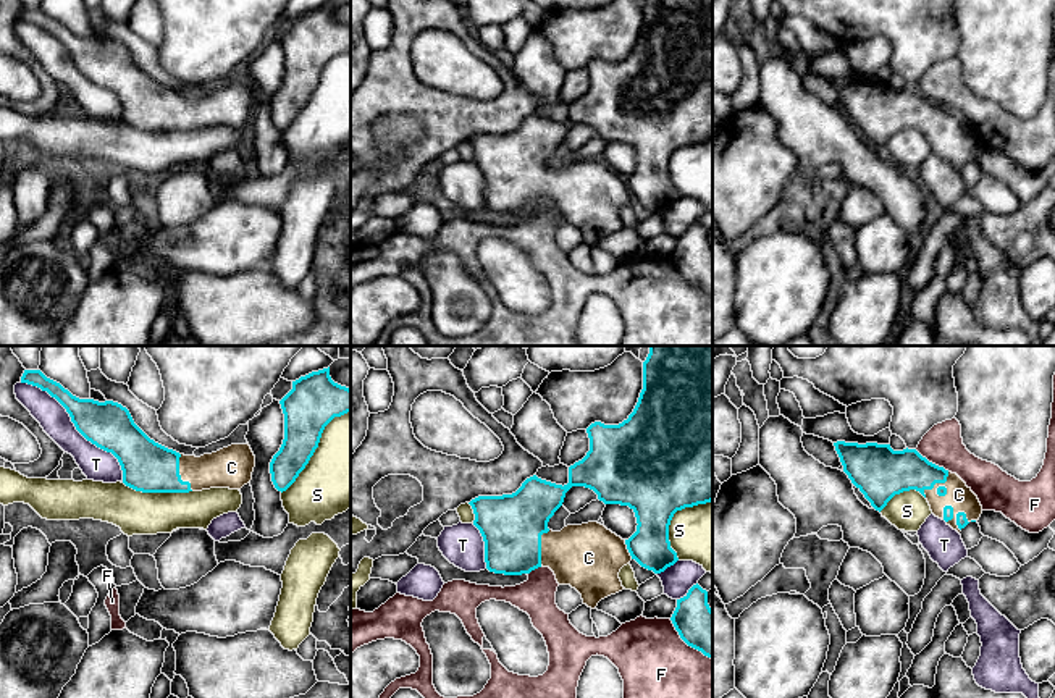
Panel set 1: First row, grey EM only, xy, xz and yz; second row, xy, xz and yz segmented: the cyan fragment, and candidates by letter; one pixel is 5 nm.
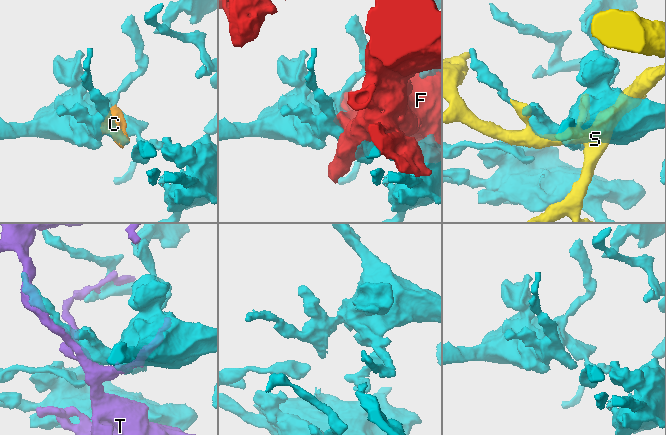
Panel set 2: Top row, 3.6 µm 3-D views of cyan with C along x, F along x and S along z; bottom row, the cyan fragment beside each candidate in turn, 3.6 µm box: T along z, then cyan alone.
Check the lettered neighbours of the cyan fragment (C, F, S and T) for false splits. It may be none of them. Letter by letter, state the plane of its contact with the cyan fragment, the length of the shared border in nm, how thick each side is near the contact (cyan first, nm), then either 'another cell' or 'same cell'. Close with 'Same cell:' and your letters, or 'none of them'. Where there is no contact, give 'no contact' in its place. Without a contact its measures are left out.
C: meets cyan in yz; contact 180 nm long; 240 nm thick on the cyan side, 120 nm on the other; same cell
F: meets cyan in yz; contact 200 nm long; 260 nm thick on the cyan side, 200 nm on the other; another cell
S: meets cyan in xy; contact 550 nm long; 260 nm thick on the cyan side, 380 nm on the other; another cell
T: meets cyan in xy; contact 700 nm long; 240 nm thick on the cyan side, 160 nm on the other; another cell
Same cell: C

